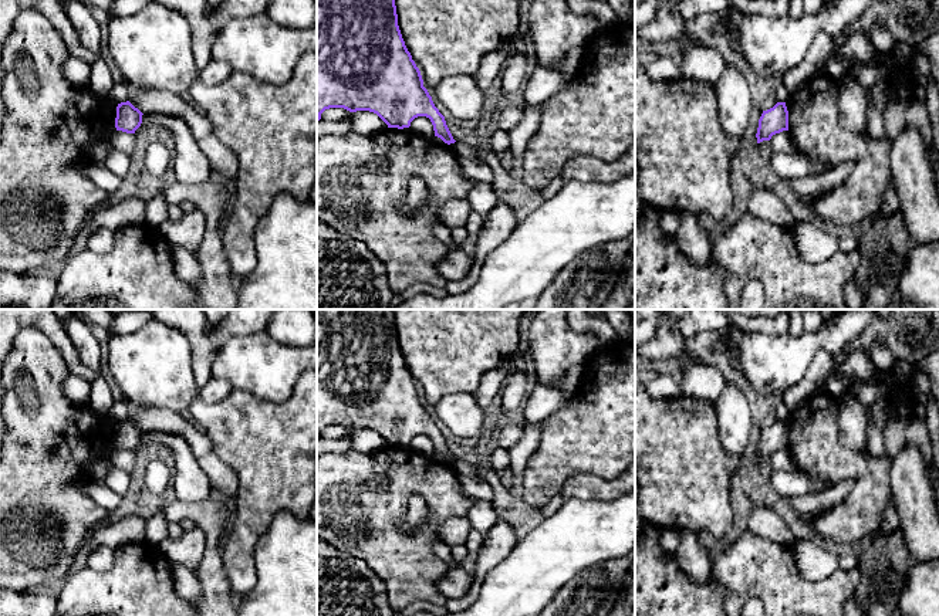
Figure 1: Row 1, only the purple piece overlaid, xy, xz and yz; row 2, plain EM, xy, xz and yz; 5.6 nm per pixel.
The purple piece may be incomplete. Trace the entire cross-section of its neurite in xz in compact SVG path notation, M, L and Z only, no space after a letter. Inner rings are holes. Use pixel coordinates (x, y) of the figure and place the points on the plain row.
M317 309L317 440L330 426L369 429L388 446L398 447L409 446L418 434L426 434L435 454L447 463L456 460L405 363L395 309Z

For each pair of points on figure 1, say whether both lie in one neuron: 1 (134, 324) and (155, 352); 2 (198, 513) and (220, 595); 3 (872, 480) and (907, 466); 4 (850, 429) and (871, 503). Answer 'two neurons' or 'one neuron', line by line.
1: two neurons
2: one neuron
3: two neurons
4: two neurons

